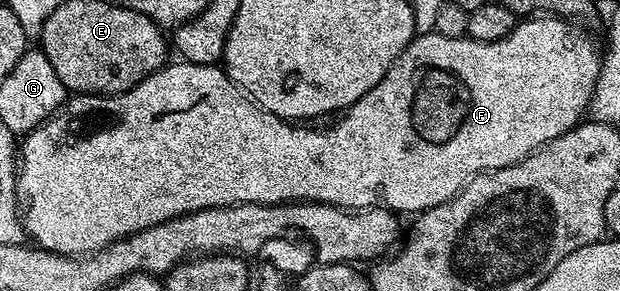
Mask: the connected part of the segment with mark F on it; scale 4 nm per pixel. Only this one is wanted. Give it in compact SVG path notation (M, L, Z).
M525 17L518 22L517 28L507 33L507 37L490 43L468 37L452 39L449 35L437 35L438 33L418 34L409 44L409 48L393 62L383 81L379 81L379 85L375 85L375 89L368 91L362 99L355 101L353 106L338 118L342 119L334 127L325 127L322 131L316 131L313 125L298 125L265 111L241 88L234 85L224 70L217 65L208 67L184 61L170 62L154 75L147 76L130 91L124 91L122 95L74 94L66 98L61 108L48 121L40 123L35 130L20 140L17 194L23 208L23 226L28 238L45 251L54 251L57 255L84 257L151 225L159 225L163 221L192 211L202 211L208 207L230 207L236 203L312 201L350 209L376 207L380 204L394 213L430 211L440 203L454 199L474 175L518 163L519 160L526 159L531 152L538 151L544 143L551 142L555 137L567 133L582 122L583 116L589 110L589 102L601 72L603 55L600 50L597 52L592 37L581 27L584 26L560 17Z

